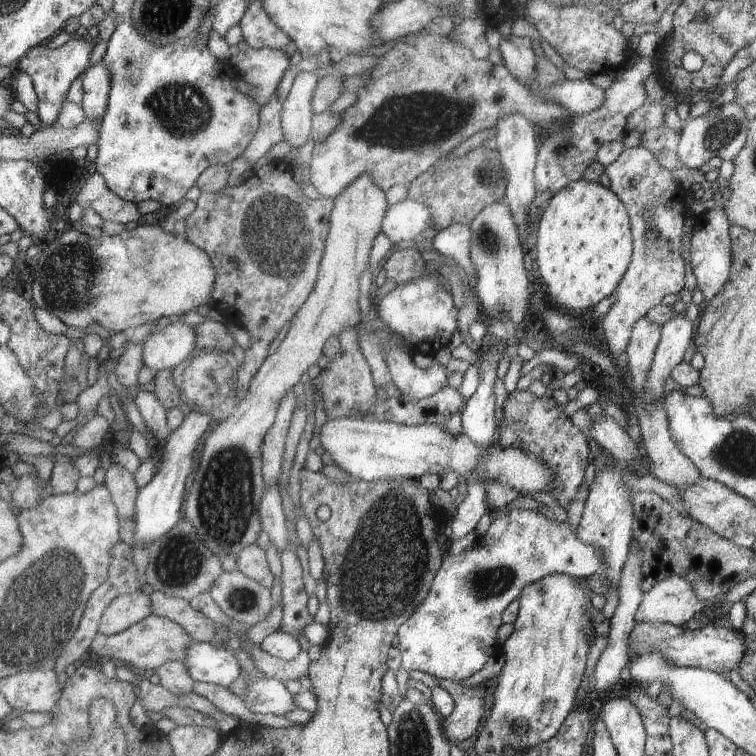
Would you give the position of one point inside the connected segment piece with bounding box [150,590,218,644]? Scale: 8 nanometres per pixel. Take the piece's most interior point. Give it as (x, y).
(201, 628)

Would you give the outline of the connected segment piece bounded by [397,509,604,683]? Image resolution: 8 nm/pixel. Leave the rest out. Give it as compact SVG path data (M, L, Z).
M512 509L500 516L493 516L491 521L484 536L486 544L444 557L443 566L435 574L431 590L424 599L424 606L420 606L420 610L416 610L416 614L412 614L408 622L400 626L397 647L402 656L402 670L420 670L437 679L460 683L482 670L488 658L494 654L496 632L502 624L500 616L510 602L519 598L526 586L552 574L589 578L604 568L604 554L600 546L585 543L576 534L576 528L572 528L567 521L560 523L550 520L542 513L529 509Z

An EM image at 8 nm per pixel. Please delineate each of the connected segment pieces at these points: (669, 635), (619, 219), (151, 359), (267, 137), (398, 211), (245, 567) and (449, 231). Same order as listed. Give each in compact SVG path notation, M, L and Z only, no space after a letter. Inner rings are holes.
M636 622L628 638L628 660L642 656L648 650L662 652L672 666L701 668L707 671L734 670L747 654L745 634L733 627L722 628L712 623L701 629L691 630L676 625L658 622Z
M598 180L572 181L570 185L553 194L542 211L533 230L533 244L536 246L536 263L542 281L543 293L558 308L566 308L573 314L590 312L602 300L610 297L623 280L633 254L633 236L626 206L615 191L605 187Z
M172 322L142 342L143 363L156 373L174 369L198 348L194 326Z
M272 94L268 102L264 102L260 110L260 128L248 148L244 150L244 158L248 160L249 169L262 158L278 142L284 140L283 128L281 125L281 114L283 102L280 102L279 96Z
M406 198L398 204L389 205L386 216L383 218L382 232L395 245L402 241L419 239L420 233L424 232L430 224L432 224L432 211L430 208Z
M256 543L247 546L237 554L237 570L250 580L254 580L254 582L262 584L264 588L271 590L274 576L266 559L266 551Z
M465 224L447 226L432 238L432 246L441 256L452 258L465 271L467 277L473 280L475 268L470 260L472 230Z

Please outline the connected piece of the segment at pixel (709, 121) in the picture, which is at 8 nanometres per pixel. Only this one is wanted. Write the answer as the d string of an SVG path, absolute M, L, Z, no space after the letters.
M732 99L723 106L711 108L702 116L691 116L684 123L681 133L679 133L679 143L677 154L684 167L700 168L706 164L710 158L718 156L722 160L734 160L740 150L744 148L748 136L748 117L746 113Z

